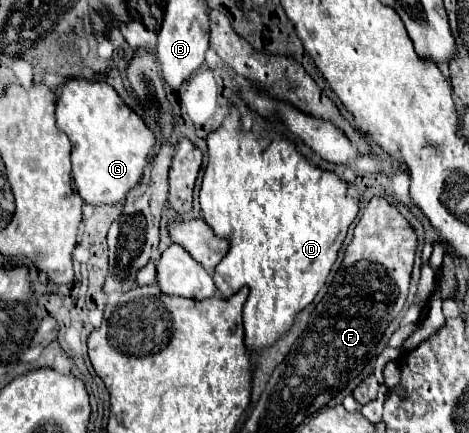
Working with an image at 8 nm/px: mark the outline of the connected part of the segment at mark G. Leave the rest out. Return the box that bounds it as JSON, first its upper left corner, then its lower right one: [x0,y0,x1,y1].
[56,78,154,204]

